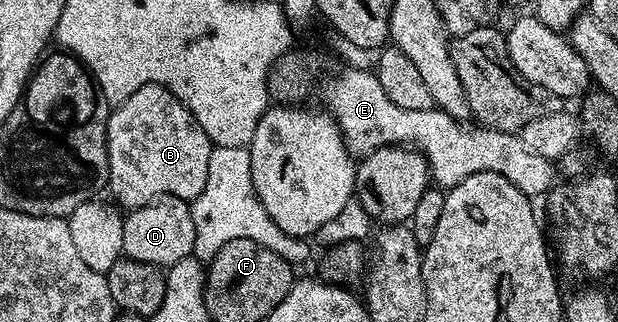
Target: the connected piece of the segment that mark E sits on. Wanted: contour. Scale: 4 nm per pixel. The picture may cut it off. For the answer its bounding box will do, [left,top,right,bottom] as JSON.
[324,67,554,199]

